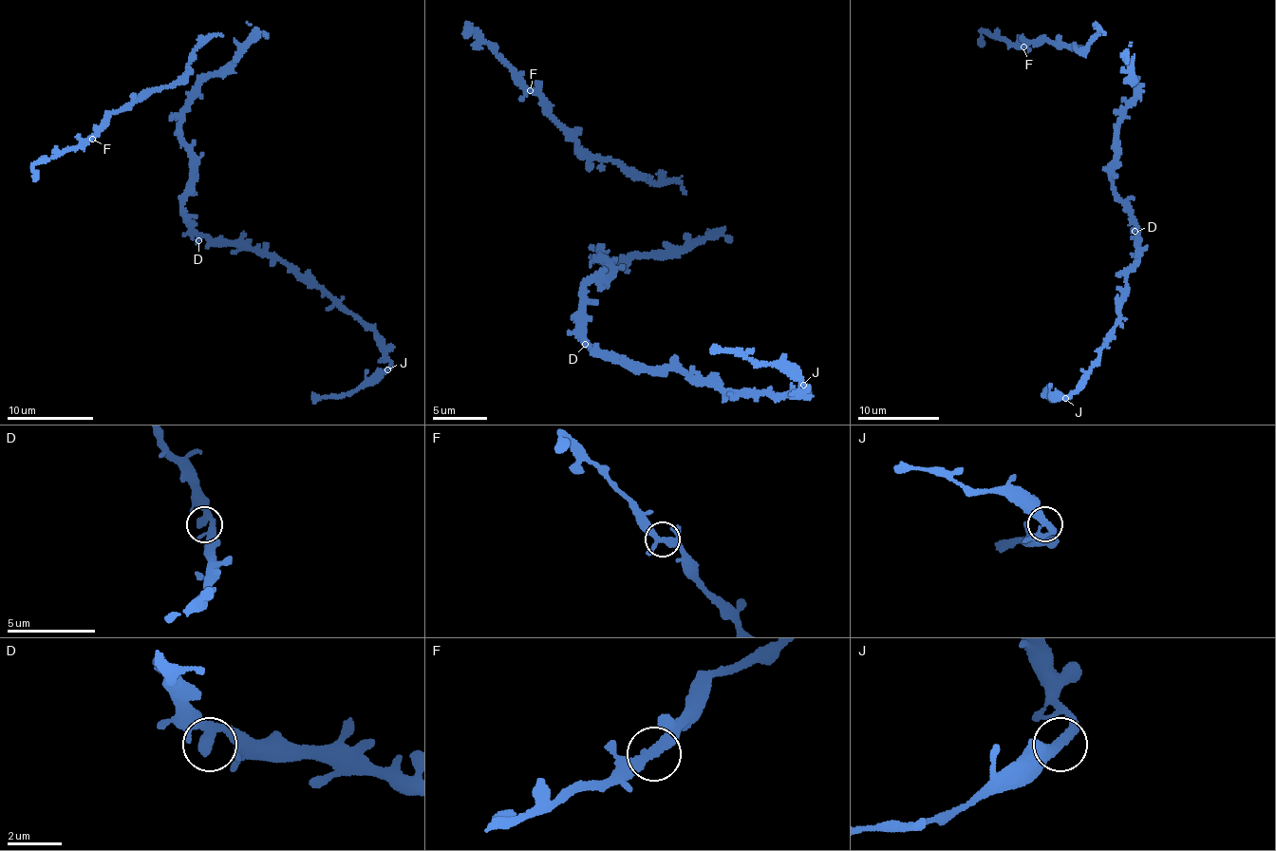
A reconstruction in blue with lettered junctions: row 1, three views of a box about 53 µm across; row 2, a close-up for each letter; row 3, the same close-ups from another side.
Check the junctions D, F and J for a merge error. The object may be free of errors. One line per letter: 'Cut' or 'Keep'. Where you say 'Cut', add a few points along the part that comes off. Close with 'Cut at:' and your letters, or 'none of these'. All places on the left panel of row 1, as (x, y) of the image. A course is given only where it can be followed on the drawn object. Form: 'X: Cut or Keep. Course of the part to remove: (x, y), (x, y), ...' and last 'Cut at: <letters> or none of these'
D: Keep
F: Keep
J: Keep
Cut at: none of these

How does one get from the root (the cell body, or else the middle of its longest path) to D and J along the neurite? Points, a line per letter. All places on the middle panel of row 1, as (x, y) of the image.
D: (607, 263), (604, 269), (607, 274), (601, 285), (591, 282), (581, 294), (578, 326), (585, 344)
J: (607, 263), (601, 285), (586, 285), (578, 312), (578, 326), (593, 349), (740, 393), (790, 397), (802, 385)

